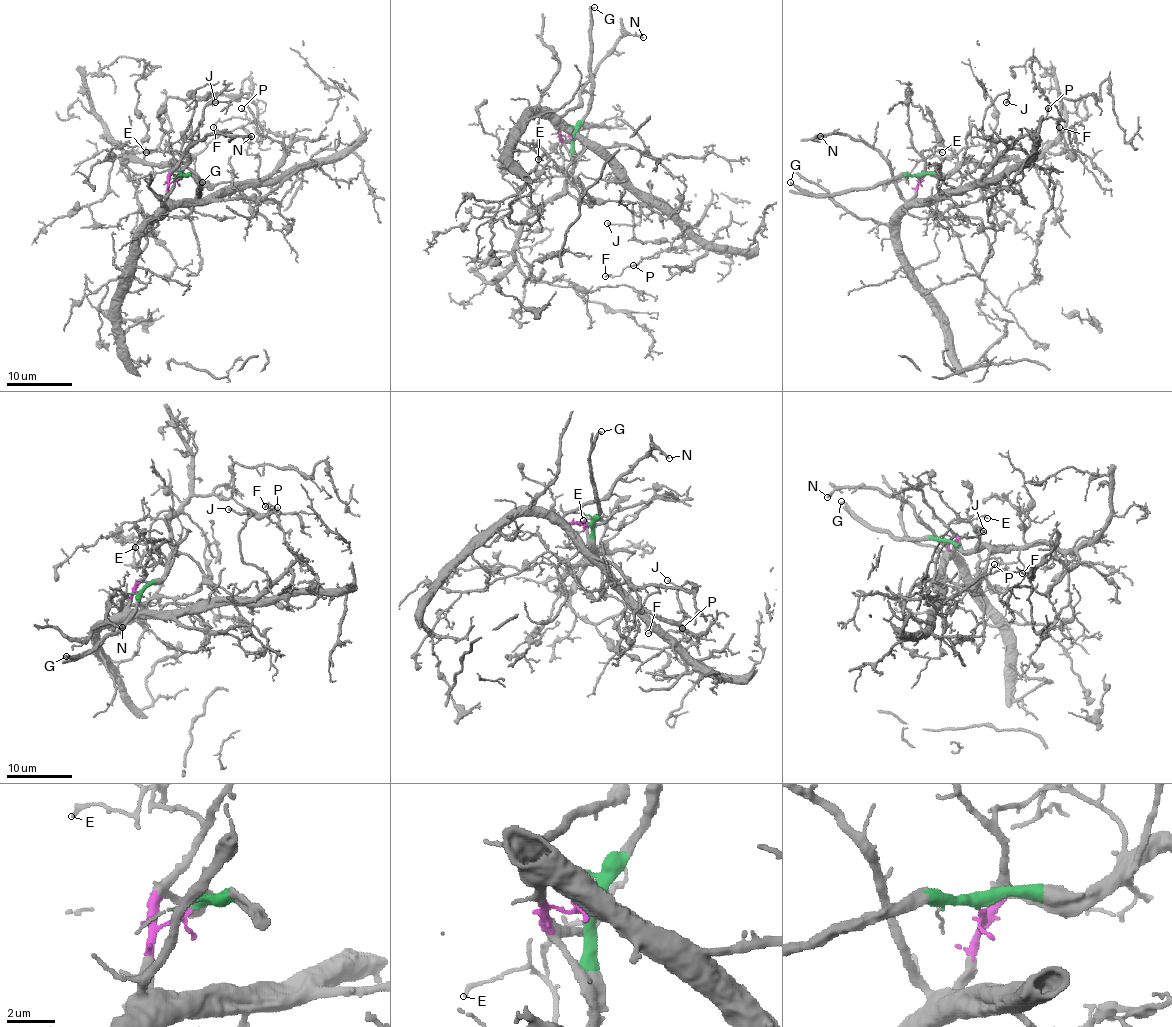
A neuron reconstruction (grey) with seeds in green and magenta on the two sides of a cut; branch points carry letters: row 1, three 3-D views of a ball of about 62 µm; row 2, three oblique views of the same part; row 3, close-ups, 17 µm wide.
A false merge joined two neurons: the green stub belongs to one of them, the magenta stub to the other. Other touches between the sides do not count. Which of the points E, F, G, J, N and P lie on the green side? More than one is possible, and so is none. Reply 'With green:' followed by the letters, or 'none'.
With green: E, G

